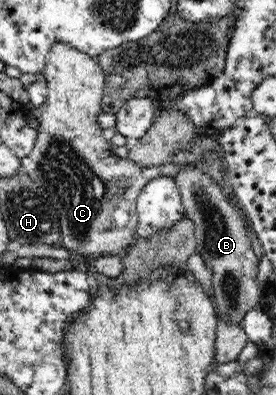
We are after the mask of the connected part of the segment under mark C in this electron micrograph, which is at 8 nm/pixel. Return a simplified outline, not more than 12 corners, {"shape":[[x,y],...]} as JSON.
{"shape":[[48,51],[20,165],[59,245],[91,263],[138,237],[136,199],[183,166],[117,158],[95,58]]}

